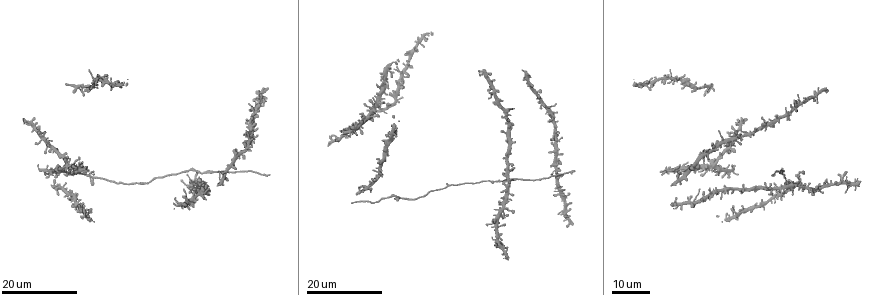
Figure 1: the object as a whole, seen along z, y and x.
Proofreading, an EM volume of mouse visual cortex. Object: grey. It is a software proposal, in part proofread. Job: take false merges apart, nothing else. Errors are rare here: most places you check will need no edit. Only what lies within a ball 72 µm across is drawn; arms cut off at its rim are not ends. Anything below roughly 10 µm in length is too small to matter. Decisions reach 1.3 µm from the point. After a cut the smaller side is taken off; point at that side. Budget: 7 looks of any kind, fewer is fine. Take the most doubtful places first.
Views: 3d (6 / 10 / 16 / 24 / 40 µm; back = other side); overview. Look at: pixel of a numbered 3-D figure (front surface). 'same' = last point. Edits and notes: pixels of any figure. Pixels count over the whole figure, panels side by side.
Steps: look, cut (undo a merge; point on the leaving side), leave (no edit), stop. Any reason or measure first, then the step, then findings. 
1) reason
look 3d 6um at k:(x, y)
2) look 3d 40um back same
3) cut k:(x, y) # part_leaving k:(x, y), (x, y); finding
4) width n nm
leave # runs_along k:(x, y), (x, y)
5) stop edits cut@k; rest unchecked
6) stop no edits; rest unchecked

four-way junction
look 3d 16um at 1:(201, 193)

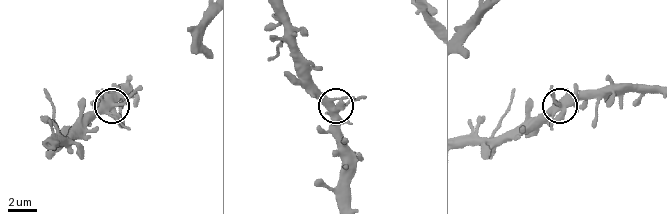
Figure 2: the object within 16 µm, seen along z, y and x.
closer look
look 3d 10um at 2:(114, 109)

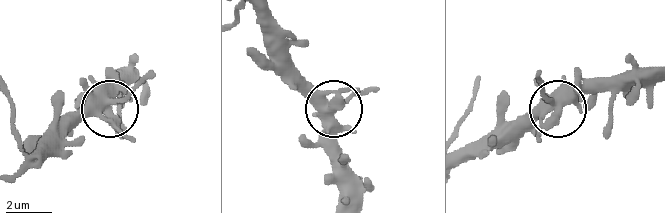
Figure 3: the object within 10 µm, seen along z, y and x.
width 410 nm
leave # one cell here

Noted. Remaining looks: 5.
look 3d 16um at 1:(201, 172)

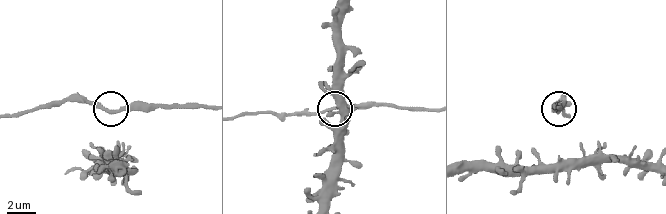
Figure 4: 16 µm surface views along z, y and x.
look 3d 6um at 4:(115, 112)

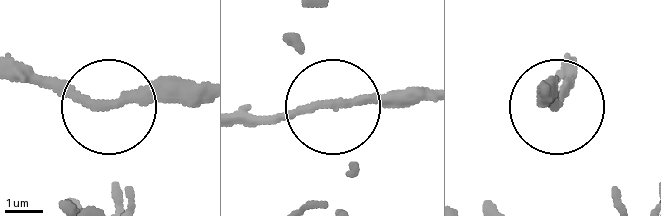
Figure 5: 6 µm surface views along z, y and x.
leave # runs_along 5:(14, 74), (43, 74), (109, 103), (195, 103); all the same cell

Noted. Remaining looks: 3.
four or more arms meet
look 3d 16um at 1:(508, 189)

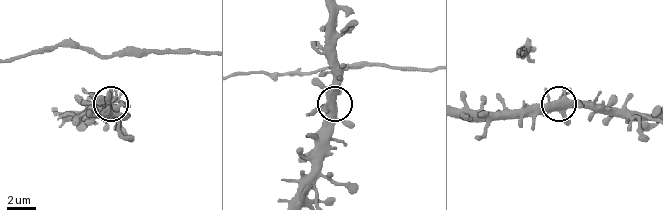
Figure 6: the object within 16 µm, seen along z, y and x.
look 3d 6um at 6:(330, 100)

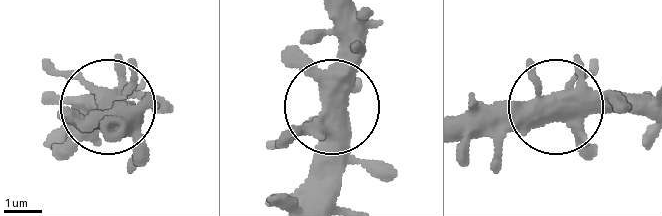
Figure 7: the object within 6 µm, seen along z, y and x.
look 3d 6um back at 7:(331, 105)

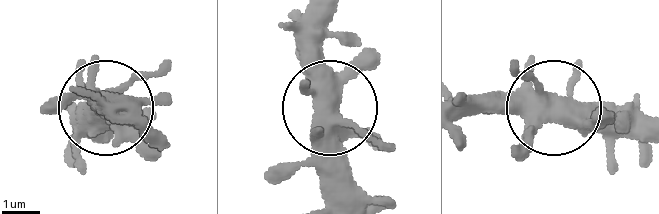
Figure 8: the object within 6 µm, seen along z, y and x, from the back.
width 480 nm
leave # all the same cell

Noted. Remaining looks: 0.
stop no edits; rest unchecked

